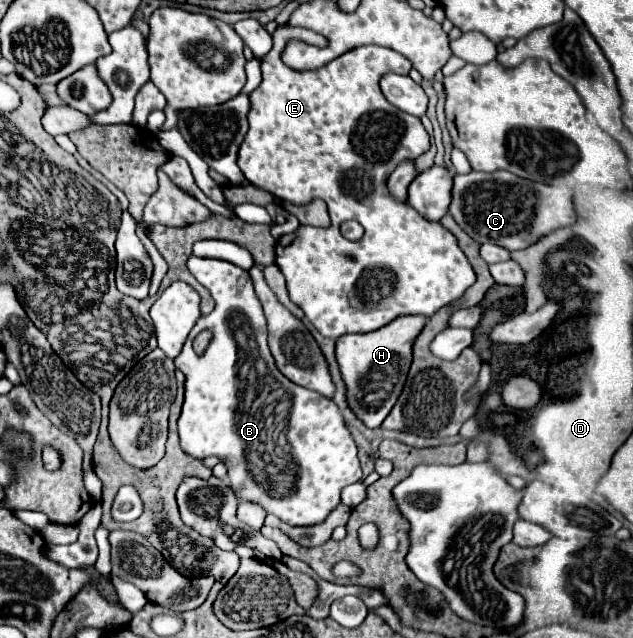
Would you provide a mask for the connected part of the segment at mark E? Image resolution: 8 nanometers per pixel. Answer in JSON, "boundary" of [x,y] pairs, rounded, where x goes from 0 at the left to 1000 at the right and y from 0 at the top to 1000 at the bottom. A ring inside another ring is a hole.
{"boundary":[[[457,36],[450,39],[441,39],[434,45],[434,52],[428,55],[431,58],[431,77],[409,92],[412,99],[412,111],[415,111],[415,127],[412,133],[397,146],[397,171],[393,171],[393,205],[378,230],[378,249],[374,249],[374,259],[378,265],[384,268],[387,281],[412,296],[425,296],[428,306],[436,307],[442,313],[455,315],[469,323],[477,323],[490,318],[493,313],[504,310],[517,318],[520,324],[520,340],[523,340],[523,353],[520,356],[472,356],[466,365],[453,365],[447,368],[444,375],[438,375],[438,387],[434,387],[434,415],[444,422],[444,428],[450,431],[450,440],[453,440],[453,456],[457,456],[457,466],[466,478],[472,478],[482,491],[482,497],[498,509],[498,516],[510,525],[510,528],[520,528],[520,531],[532,531],[545,522],[583,522],[583,519],[596,519],[602,513],[608,513],[611,506],[618,506],[621,500],[633,497],[633,494],[671,494],[671,497],[681,497],[690,484],[703,481],[706,475],[719,472],[722,466],[728,466],[735,459],[738,450],[747,447],[750,440],[750,428],[738,409],[738,403],[731,400],[731,393],[725,390],[719,371],[697,353],[697,350],[678,350],[671,346],[652,324],[646,324],[643,318],[627,318],[615,299],[611,299],[611,277],[615,271],[621,268],[621,262],[627,262],[630,255],[637,255],[640,249],[659,249],[662,243],[668,243],[675,234],[678,234],[678,212],[668,199],[668,193],[656,183],[656,180],[646,180],[646,177],[637,177],[633,171],[621,168],[611,161],[611,155],[605,152],[602,139],[599,139],[599,124],[608,118],[608,114],[646,114],[649,108],[649,99],[646,92],[640,92],[633,83],[624,83],[618,77],[608,77],[608,74],[596,74],[596,71],[580,71],[580,74],[564,74],[564,77],[555,77],[551,83],[542,83],[539,89],[526,92],[520,102],[501,108],[501,111],[463,111],[457,108],[447,96],[444,96],[444,80],[450,74],[450,67],[457,61],[469,61],[488,67],[491,71],[515,72],[518,64],[509,55],[488,49],[482,42],[457,42]],[[548,343],[564,343],[573,359],[577,359],[577,368],[573,375],[567,378],[551,378],[539,368],[536,362],[536,353]]]}

